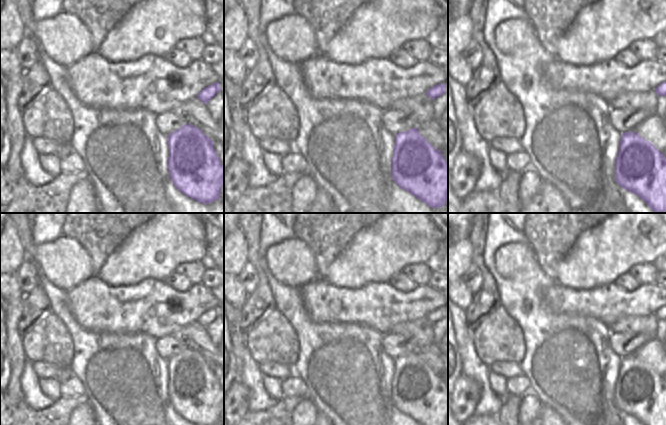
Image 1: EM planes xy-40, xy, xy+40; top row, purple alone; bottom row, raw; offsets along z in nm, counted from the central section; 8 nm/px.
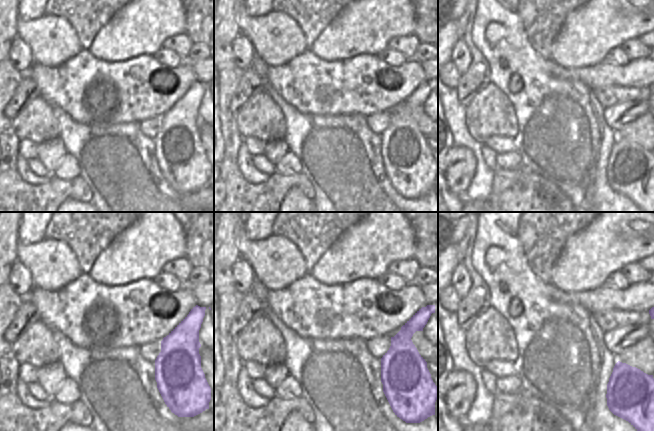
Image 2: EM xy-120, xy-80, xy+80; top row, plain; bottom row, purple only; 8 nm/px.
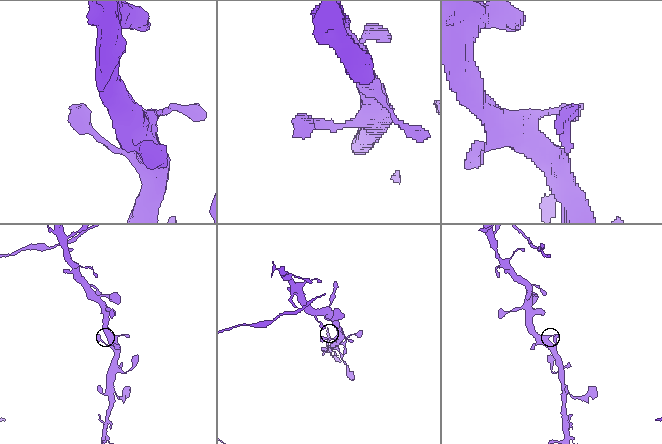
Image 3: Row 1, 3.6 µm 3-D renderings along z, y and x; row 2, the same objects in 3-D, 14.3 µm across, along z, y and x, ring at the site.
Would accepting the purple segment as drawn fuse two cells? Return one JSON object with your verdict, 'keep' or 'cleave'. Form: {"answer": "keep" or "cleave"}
{"answer": "keep"}

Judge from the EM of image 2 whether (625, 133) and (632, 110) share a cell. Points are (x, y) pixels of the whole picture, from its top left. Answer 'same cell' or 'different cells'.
different cells

